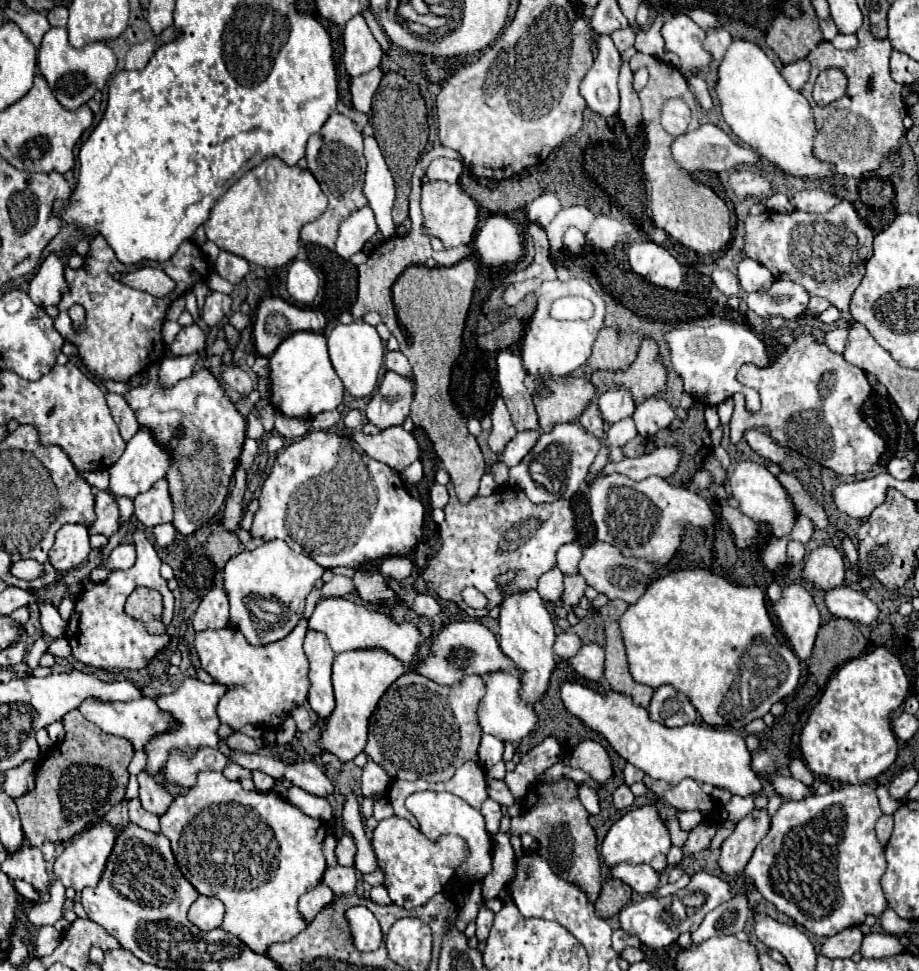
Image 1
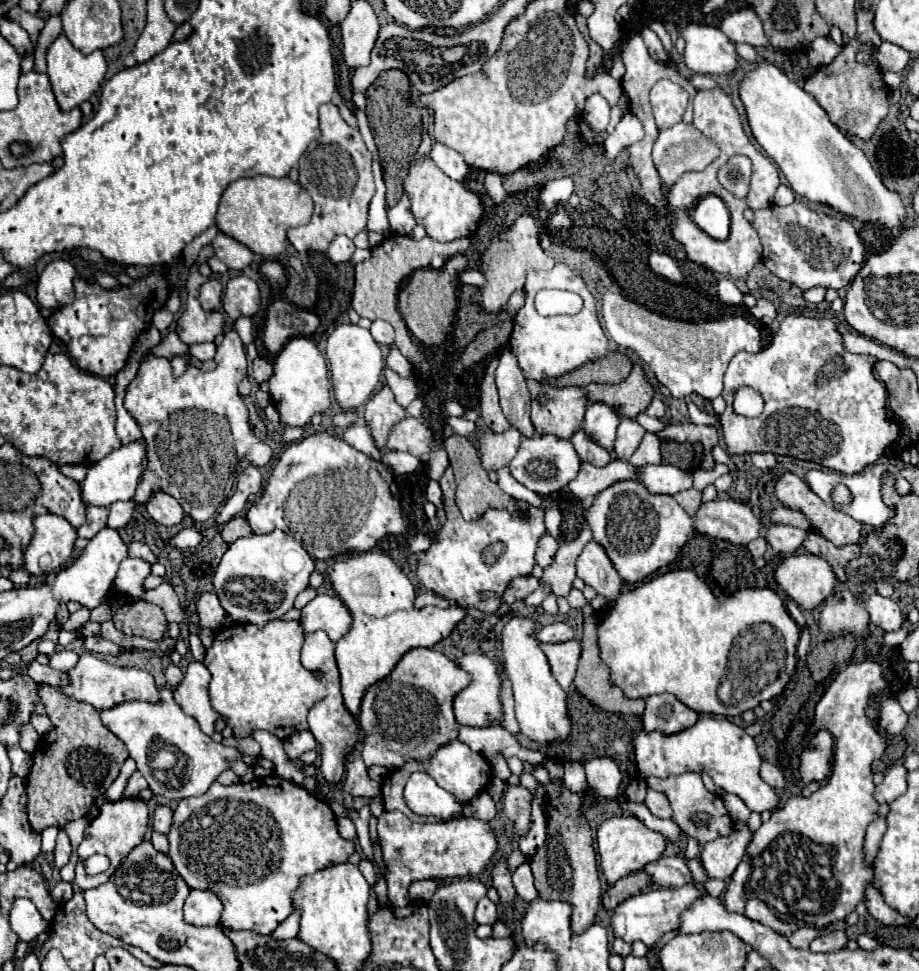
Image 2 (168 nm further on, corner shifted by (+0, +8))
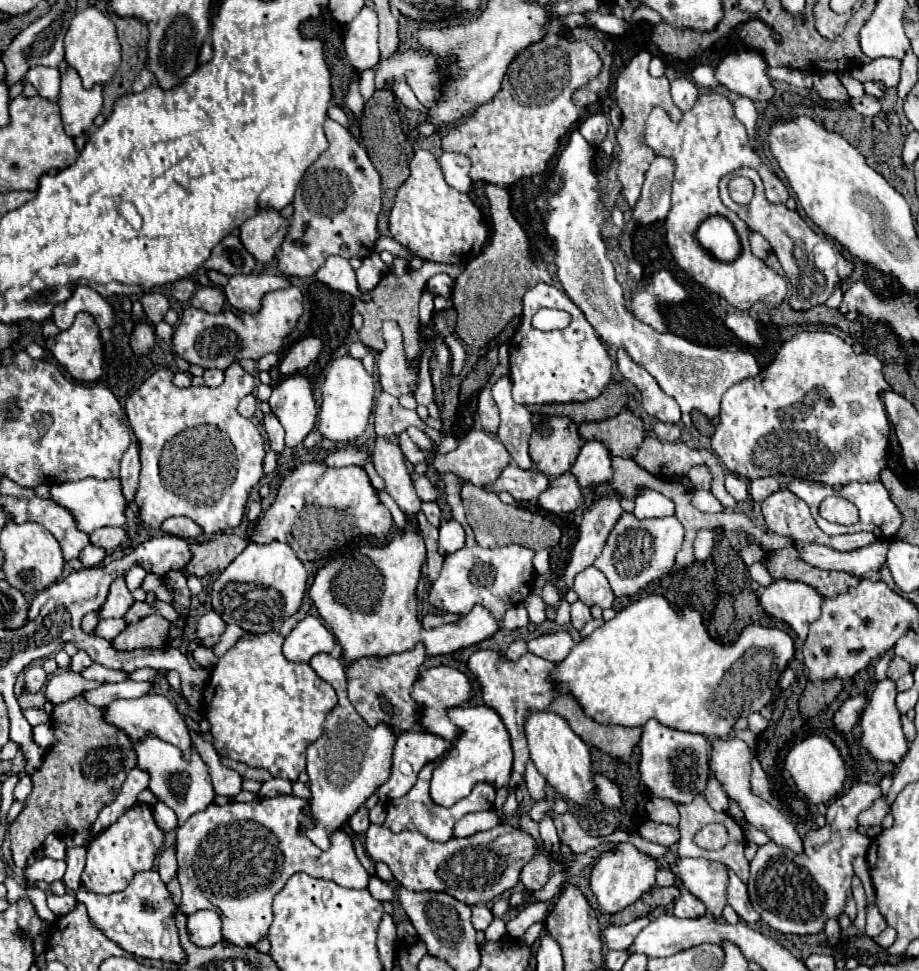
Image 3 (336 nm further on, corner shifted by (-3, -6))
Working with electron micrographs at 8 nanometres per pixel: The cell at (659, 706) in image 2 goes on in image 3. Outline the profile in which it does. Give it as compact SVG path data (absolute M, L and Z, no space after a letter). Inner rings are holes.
M649 720L643 726L641 736L641 780L659 798L669 798L673 802L691 802L697 794L705 790L709 778L709 742L703 734L681 732L661 724L659 720Z

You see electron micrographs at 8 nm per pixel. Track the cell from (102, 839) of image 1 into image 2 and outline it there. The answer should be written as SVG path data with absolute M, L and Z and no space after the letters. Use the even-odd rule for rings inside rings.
M122 798L118 802L106 802L102 804L100 808L100 814L98 818L94 818L86 832L84 832L84 840L80 842L76 854L78 854L78 862L76 862L76 886L80 890L88 890L88 888L96 888L104 882L108 882L108 878L116 872L116 868L120 866L120 862L136 848L140 846L140 842L144 840L144 834L148 830L148 804L142 800L142 798ZM94 854L102 854L102 856L108 856L110 860L110 868L106 872L100 872L100 874L86 874L86 866L84 866L84 860L88 860L90 856Z

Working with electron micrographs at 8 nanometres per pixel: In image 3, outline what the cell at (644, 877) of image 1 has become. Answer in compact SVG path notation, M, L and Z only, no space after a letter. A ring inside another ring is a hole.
M677 882L677 888L681 890L681 896L675 898L673 902L673 912L679 918L691 918L691 916L701 916L705 912L705 904L693 896L681 882Z

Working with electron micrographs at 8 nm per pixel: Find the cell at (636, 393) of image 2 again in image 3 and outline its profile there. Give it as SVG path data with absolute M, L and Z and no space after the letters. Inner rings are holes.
M623 408L613 418L601 422L581 422L579 434L583 440L603 440L613 456L633 458L645 440L645 424L629 408Z

